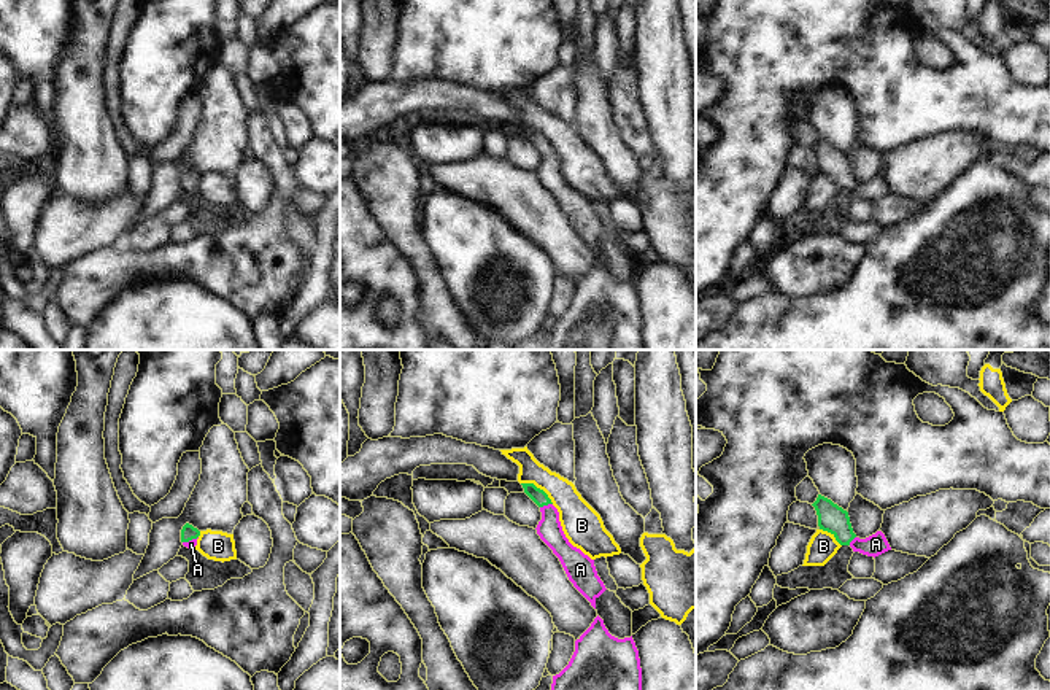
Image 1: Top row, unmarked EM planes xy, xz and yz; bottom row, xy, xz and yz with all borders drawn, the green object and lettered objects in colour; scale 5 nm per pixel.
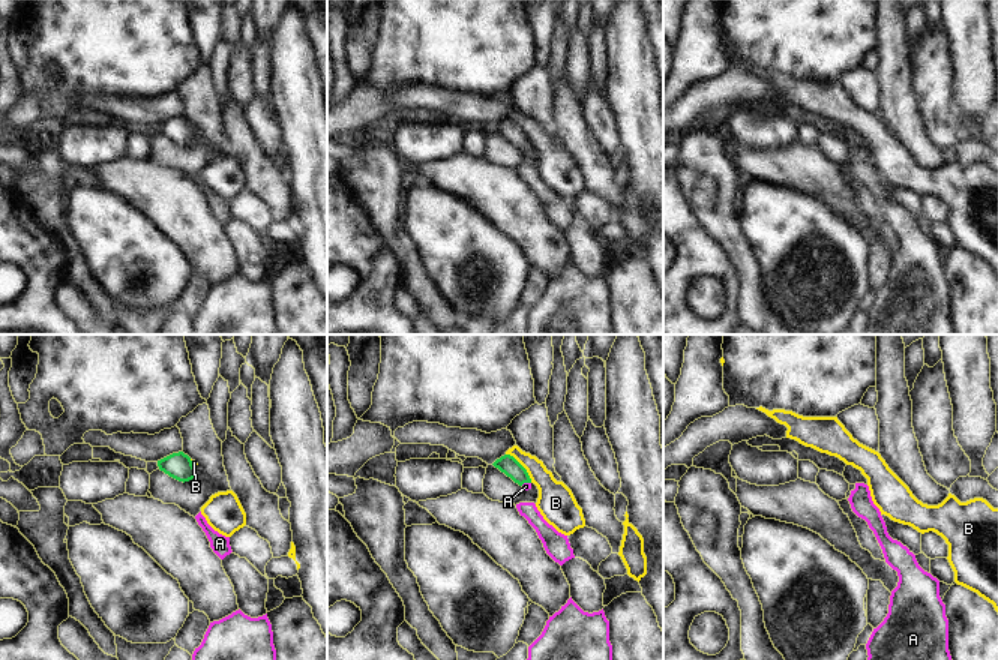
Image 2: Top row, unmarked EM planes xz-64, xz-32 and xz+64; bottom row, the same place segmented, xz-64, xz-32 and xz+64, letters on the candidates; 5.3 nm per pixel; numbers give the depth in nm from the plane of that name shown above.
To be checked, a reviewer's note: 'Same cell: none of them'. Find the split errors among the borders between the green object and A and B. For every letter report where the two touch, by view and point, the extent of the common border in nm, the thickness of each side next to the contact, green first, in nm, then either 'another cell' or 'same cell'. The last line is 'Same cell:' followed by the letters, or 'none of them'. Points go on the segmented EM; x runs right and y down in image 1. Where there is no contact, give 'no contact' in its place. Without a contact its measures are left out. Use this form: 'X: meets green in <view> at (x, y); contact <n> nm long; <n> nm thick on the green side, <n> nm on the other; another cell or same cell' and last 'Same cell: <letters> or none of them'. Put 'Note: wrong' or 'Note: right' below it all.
A: meets green in xz at (545, 504); contact 70 nm long; 80 nm thick on the green side, 120 nm on the other; same cell
B: meets green in xz at (539, 488); contact 200 nm long; 80 nm thick on the green side, 180 nm on the other; another cell
Same cell: A
Note: wrong

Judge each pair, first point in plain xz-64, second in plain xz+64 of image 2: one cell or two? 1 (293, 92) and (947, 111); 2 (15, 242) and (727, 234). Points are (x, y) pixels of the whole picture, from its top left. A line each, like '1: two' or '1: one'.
1: two
2: two

